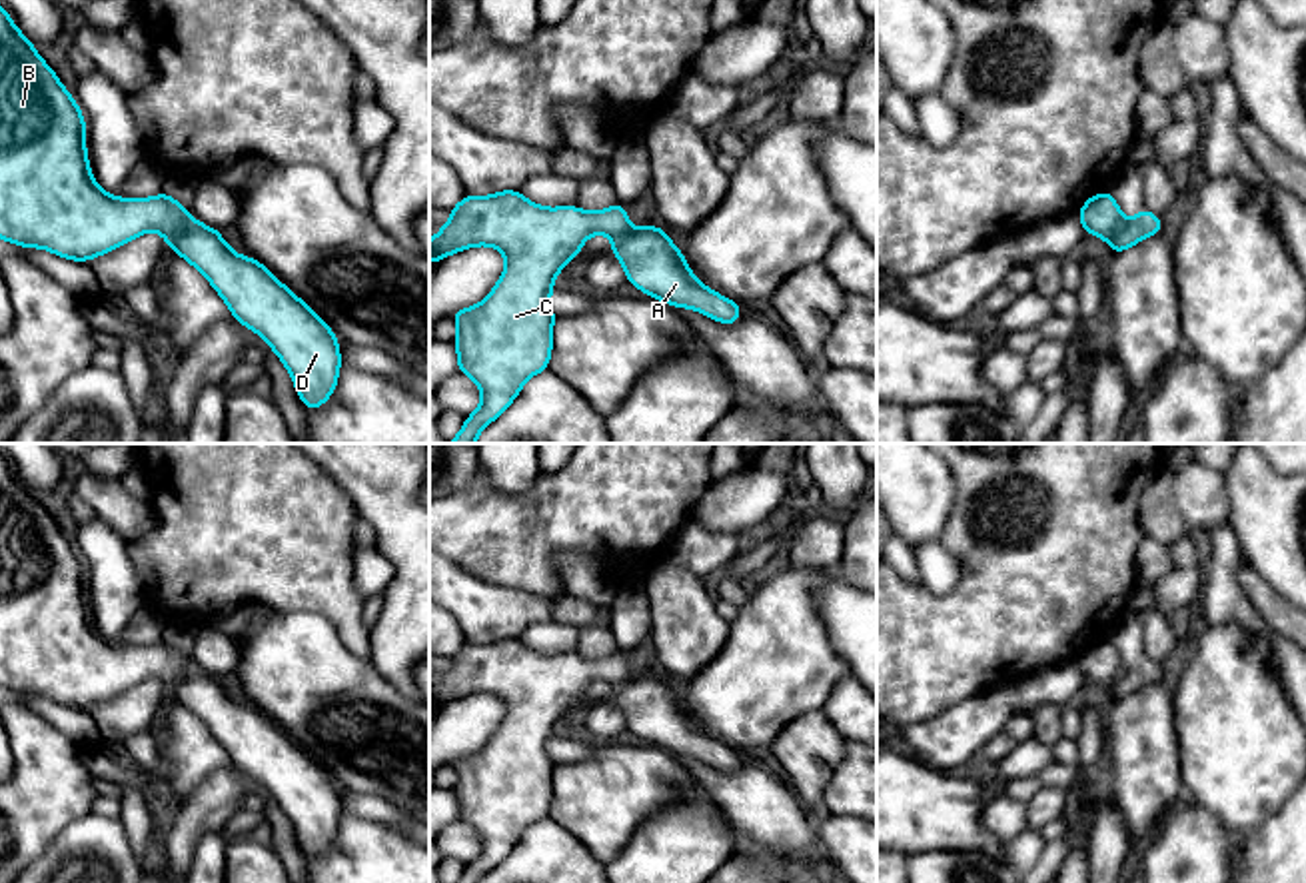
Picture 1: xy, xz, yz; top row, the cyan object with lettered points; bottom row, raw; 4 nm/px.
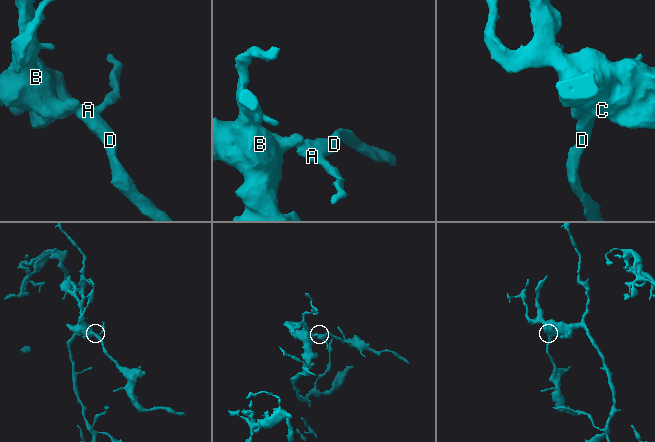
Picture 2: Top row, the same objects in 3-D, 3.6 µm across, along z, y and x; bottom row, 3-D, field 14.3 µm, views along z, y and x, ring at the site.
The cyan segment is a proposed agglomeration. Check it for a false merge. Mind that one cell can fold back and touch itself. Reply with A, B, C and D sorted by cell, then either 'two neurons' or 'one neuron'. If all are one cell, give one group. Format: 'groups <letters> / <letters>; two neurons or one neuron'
groups A D / B C; two neurons

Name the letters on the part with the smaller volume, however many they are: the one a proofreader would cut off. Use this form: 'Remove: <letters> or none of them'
Remove: A, D

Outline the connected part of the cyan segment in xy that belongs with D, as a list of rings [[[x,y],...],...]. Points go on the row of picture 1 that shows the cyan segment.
[[[194,218],[172,236],[168,250],[202,272],[232,318],[266,340],[290,372],[306,410],[318,410],[331,398],[341,344],[304,300],[258,260],[238,256],[220,230]]]

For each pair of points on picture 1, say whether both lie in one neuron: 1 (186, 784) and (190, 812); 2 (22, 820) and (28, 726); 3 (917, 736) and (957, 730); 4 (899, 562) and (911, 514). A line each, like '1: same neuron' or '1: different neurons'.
1: different neurons
2: same neuron
3: same neuron
4: different neurons

